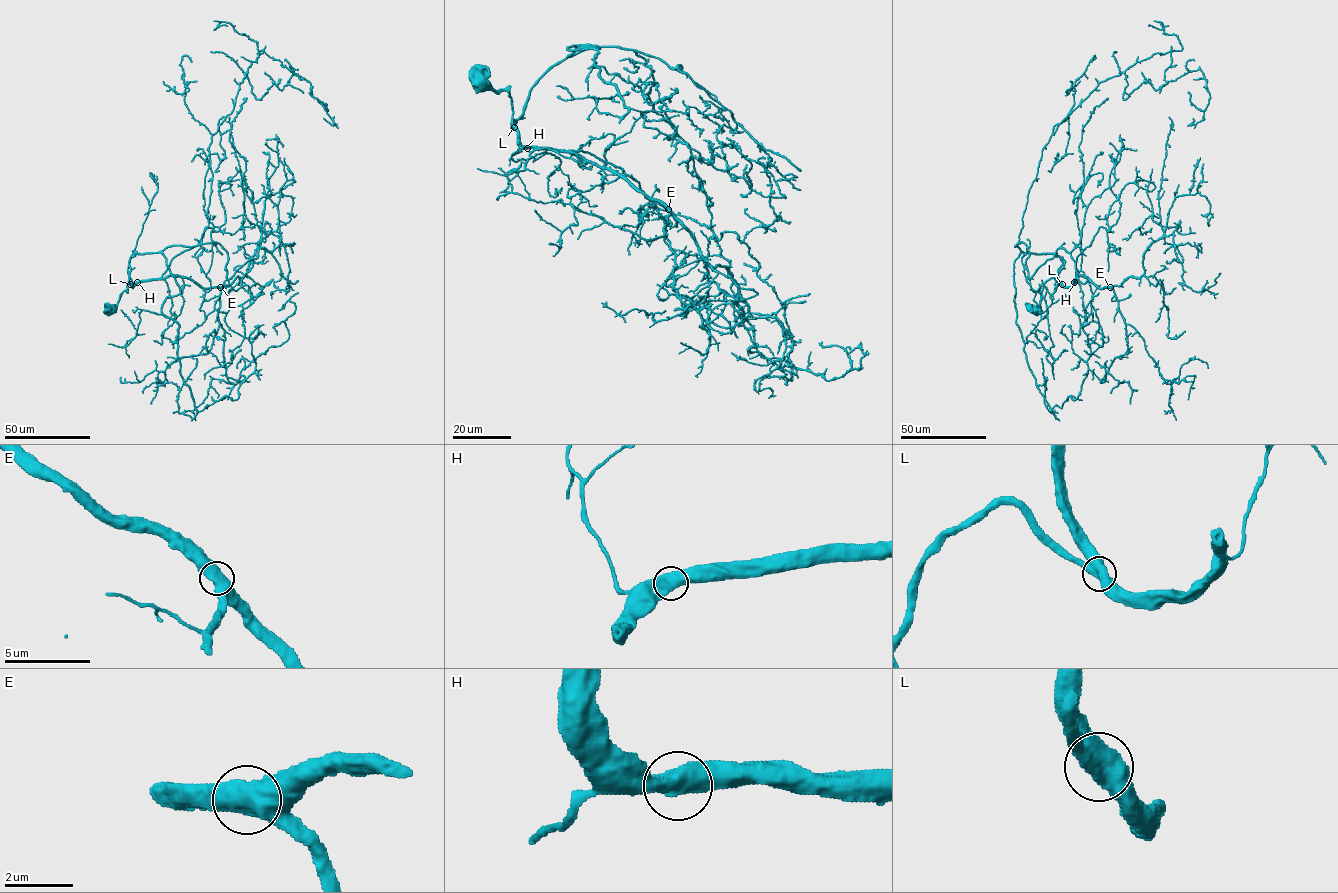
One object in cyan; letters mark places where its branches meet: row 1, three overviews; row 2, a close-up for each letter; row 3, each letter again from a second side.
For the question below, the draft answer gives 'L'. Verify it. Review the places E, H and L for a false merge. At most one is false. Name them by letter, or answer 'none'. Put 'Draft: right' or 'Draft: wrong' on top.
Draft: wrong
none

